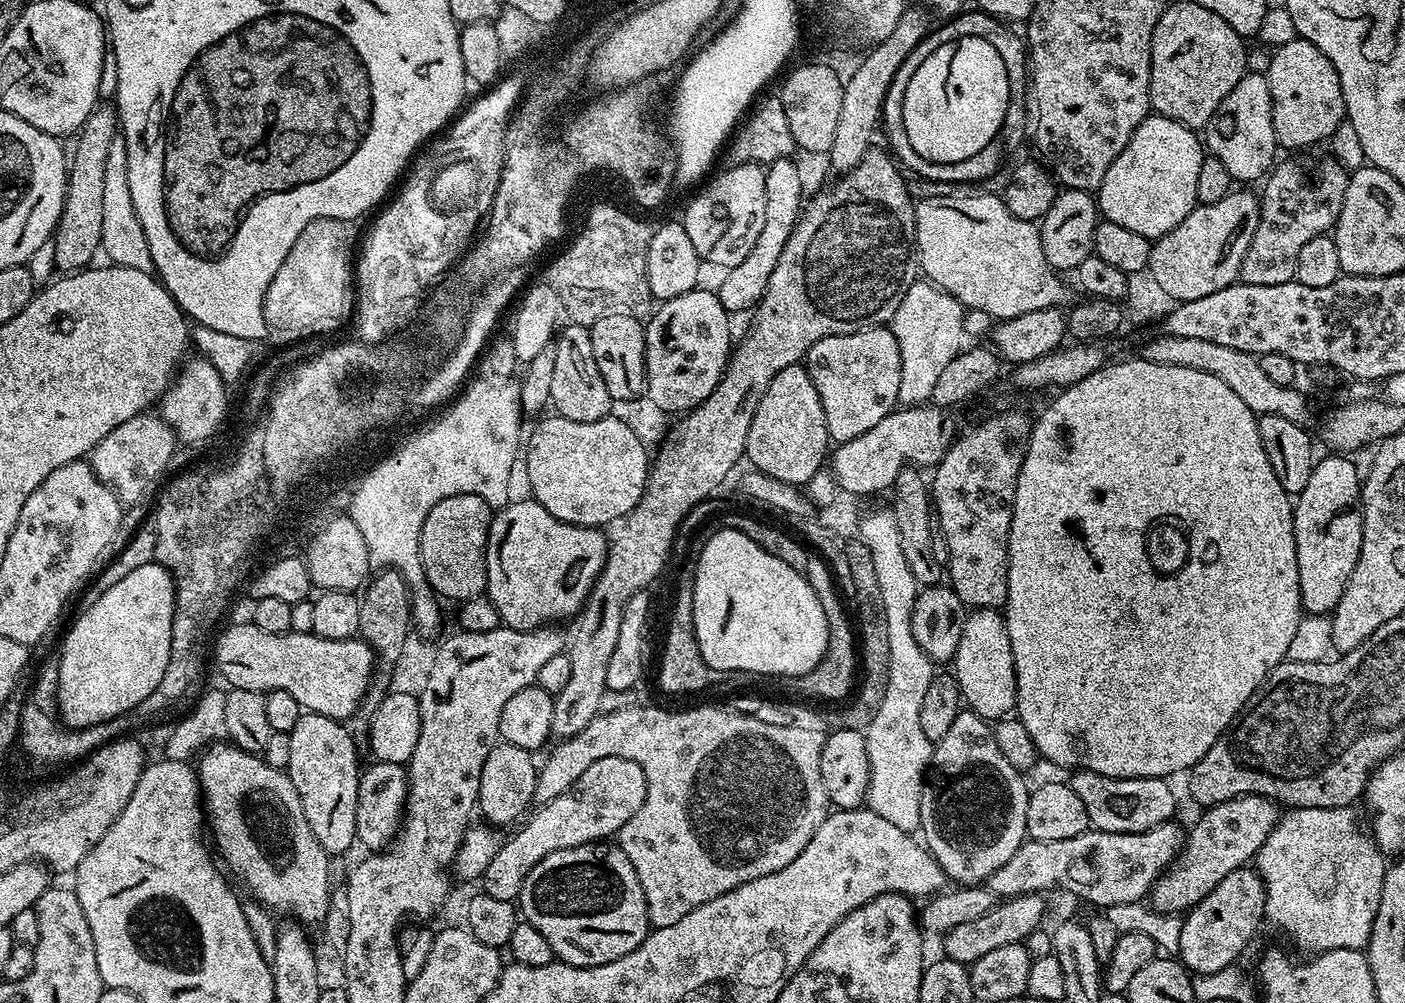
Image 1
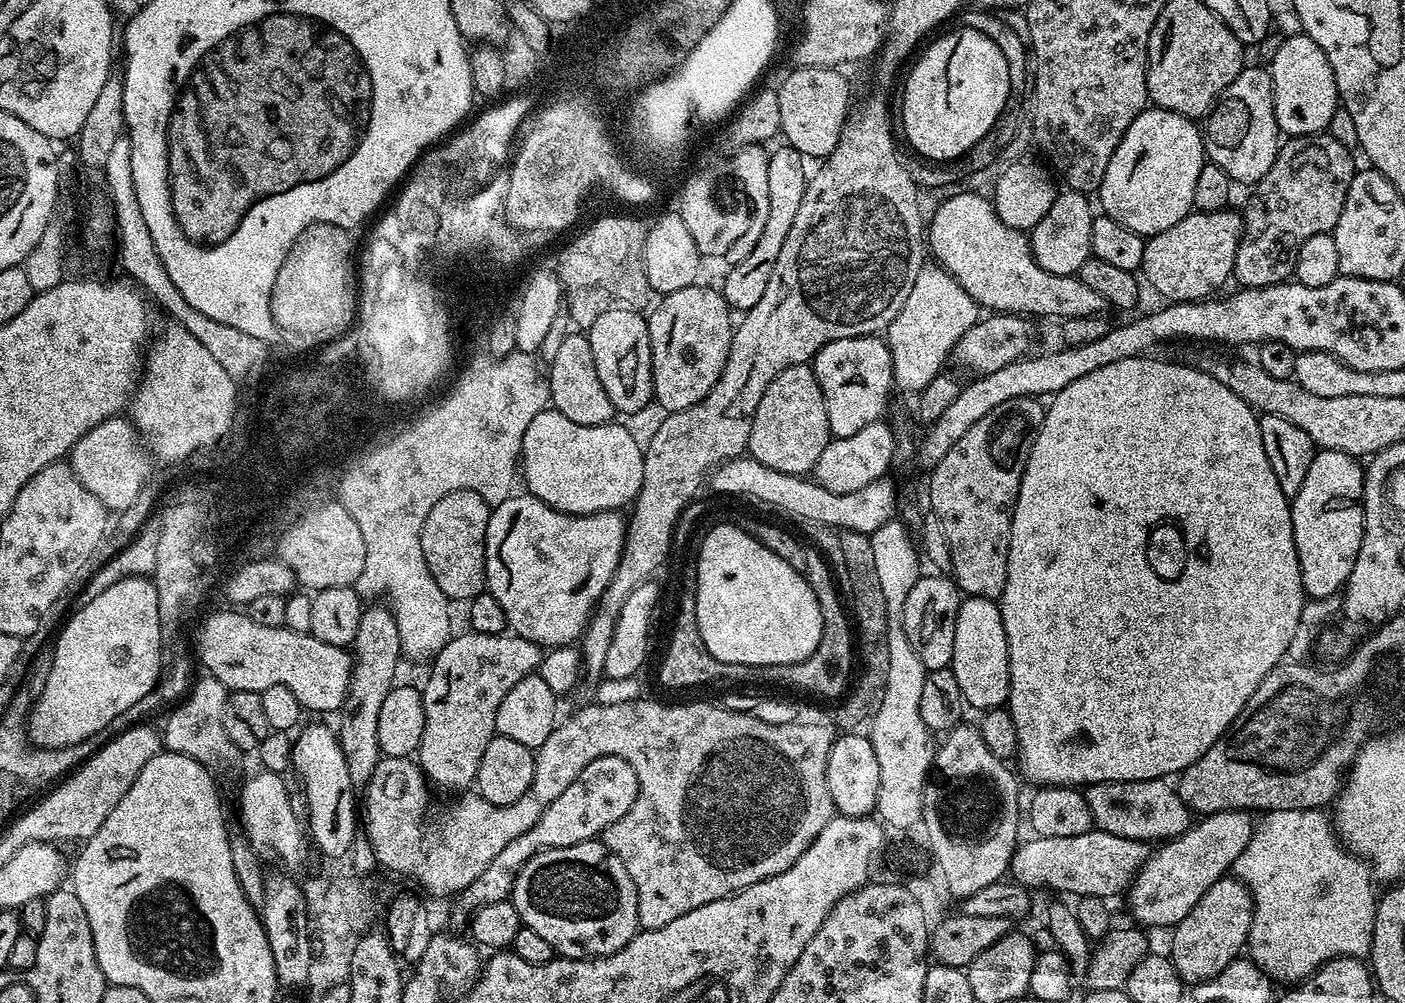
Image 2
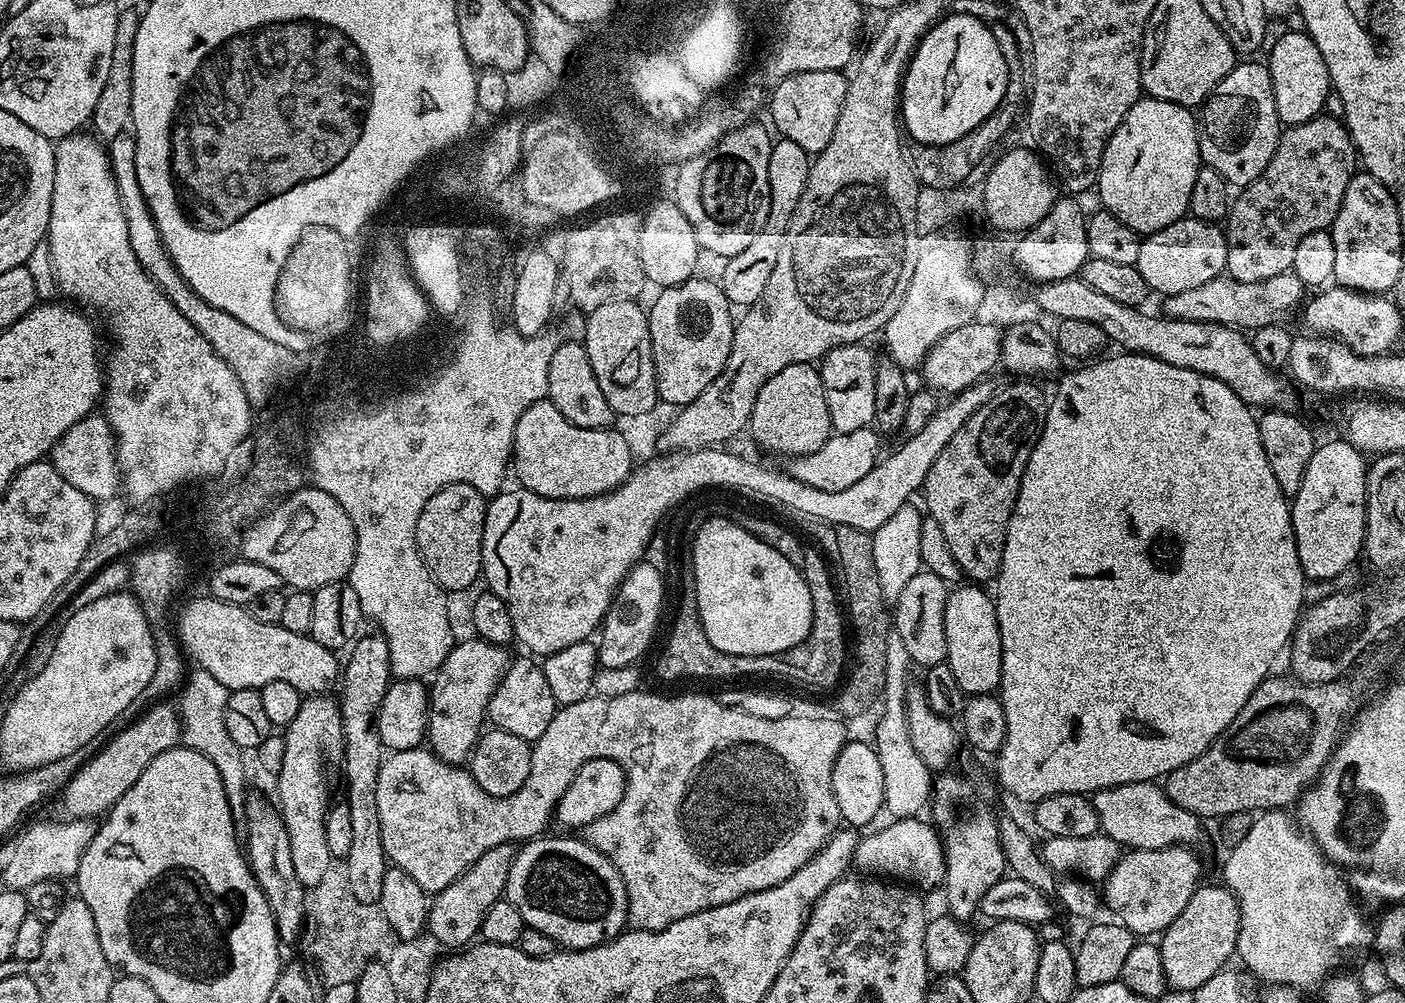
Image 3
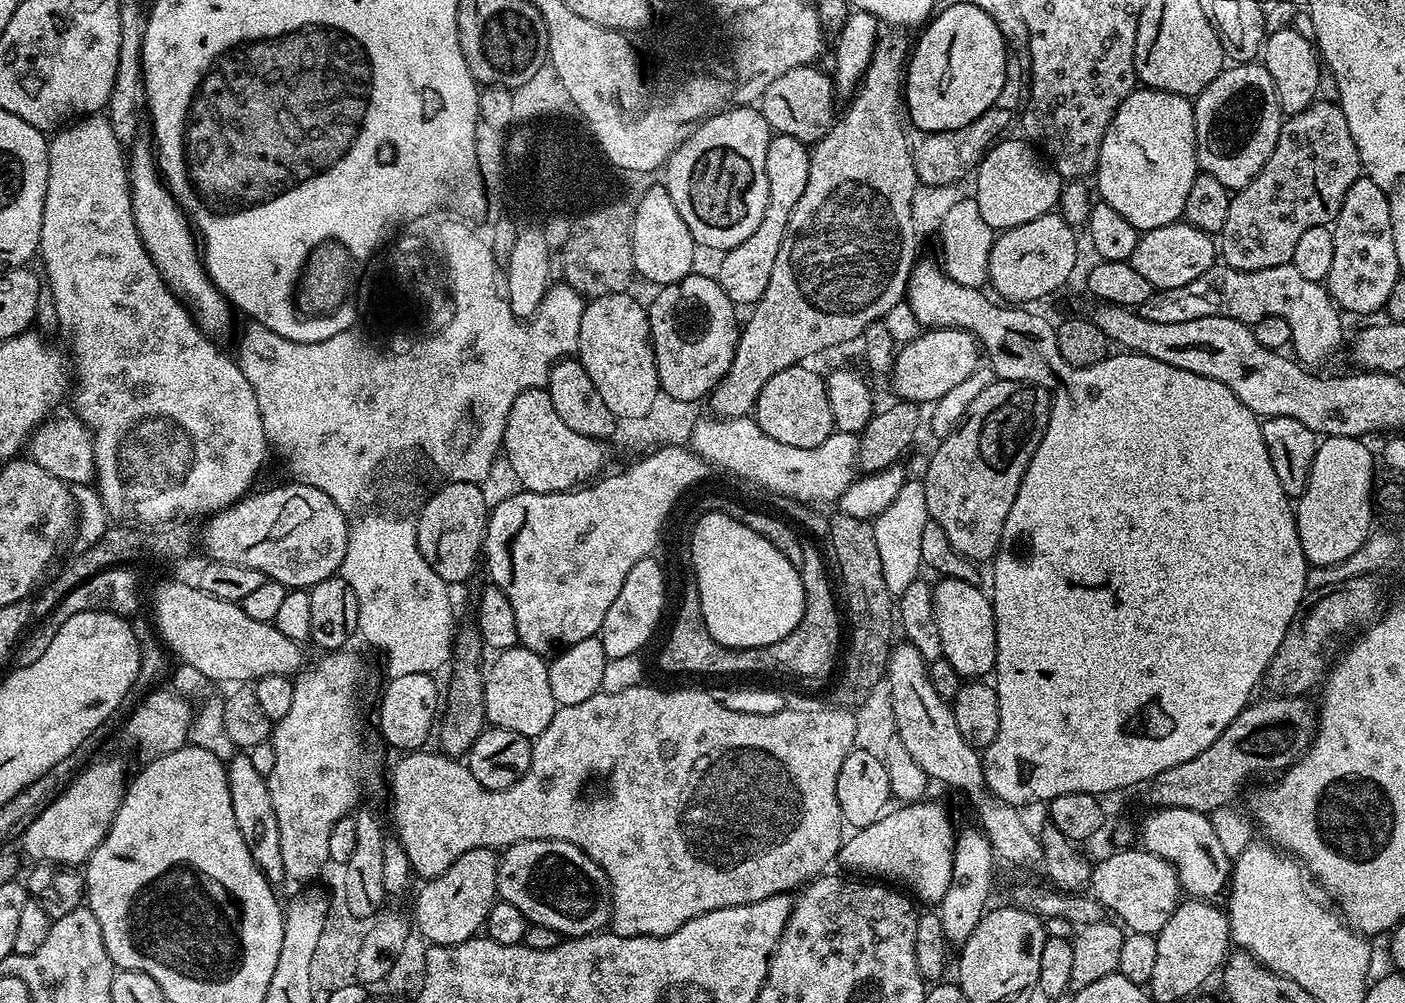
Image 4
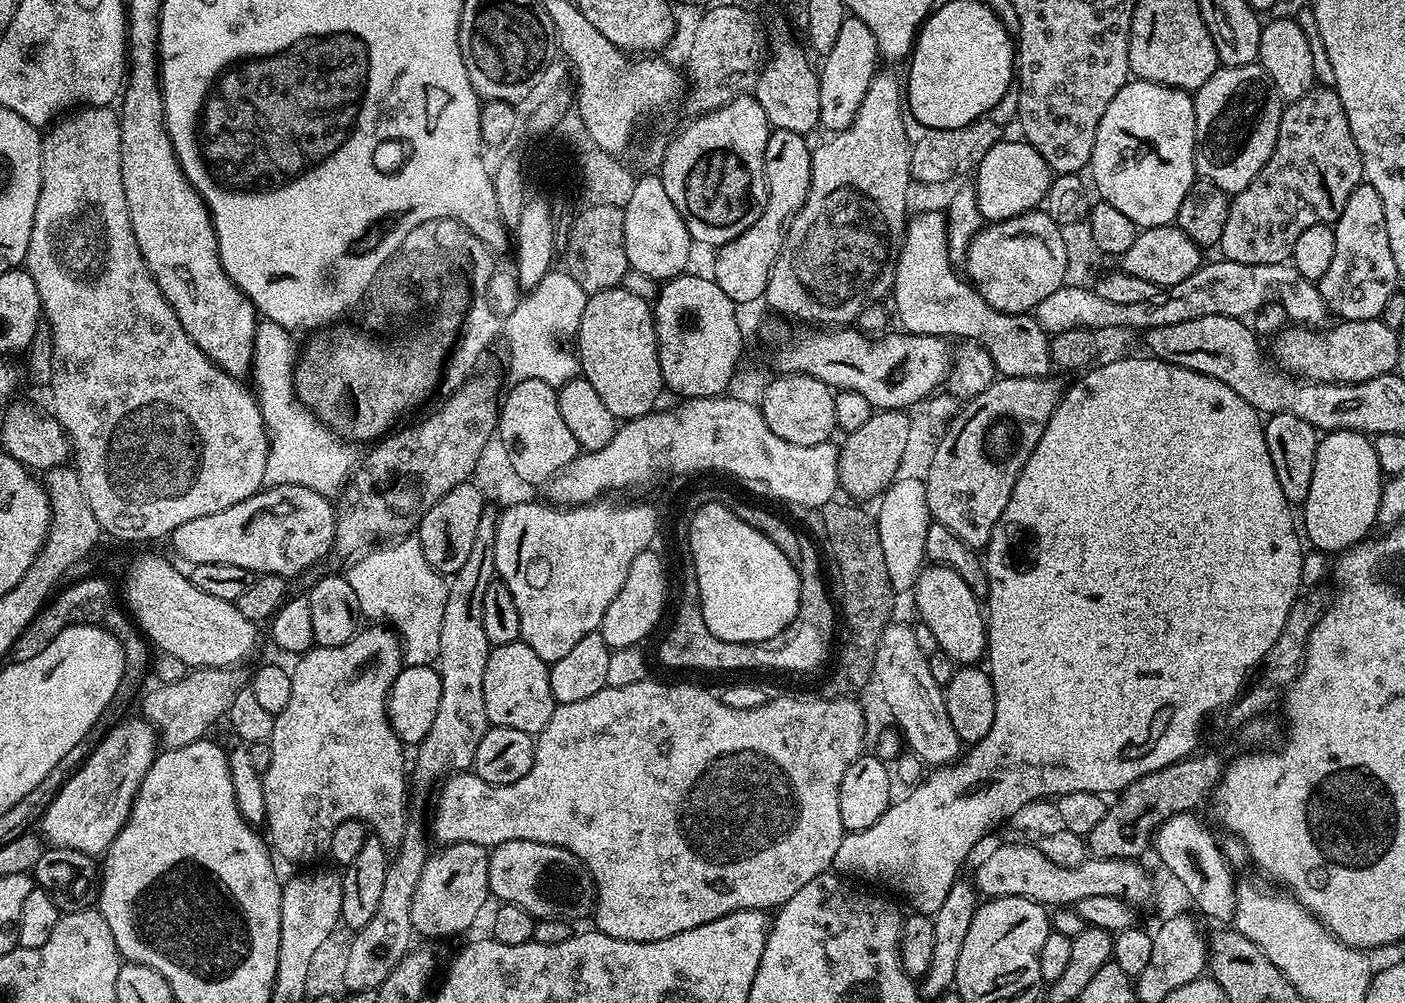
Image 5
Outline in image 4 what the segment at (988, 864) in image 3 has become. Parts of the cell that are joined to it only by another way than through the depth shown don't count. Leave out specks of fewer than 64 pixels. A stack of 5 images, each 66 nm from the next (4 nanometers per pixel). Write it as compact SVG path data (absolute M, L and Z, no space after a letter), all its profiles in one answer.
M973 826L957 835L952 851L950 886L946 886L946 894L938 905L942 934L948 939L949 945L962 946L966 938L974 934L974 926L978 926L978 922L984 917L989 907L988 895L992 892L992 860L994 861L994 853L991 844L979 827Z

